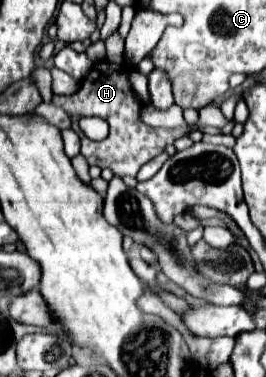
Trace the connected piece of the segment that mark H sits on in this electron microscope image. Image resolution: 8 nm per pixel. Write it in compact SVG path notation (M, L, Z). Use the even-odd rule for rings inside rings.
M102 61L98 65L92 67L92 71L84 77L78 93L70 95L70 97L60 97L54 95L52 103L56 107L62 107L70 119L72 119L72 129L80 135L82 139L82 155L86 157L89 166L97 165L98 167L108 167L114 171L114 175L124 177L124 175L132 175L136 177L136 173L140 171L140 167L144 163L148 163L150 159L154 159L156 155L160 155L164 151L166 145L174 143L178 137L186 135L186 129L154 129L144 125L138 119L138 111L140 111L140 103L136 101L136 95L132 93L132 87L128 83L128 71L122 69L120 65ZM82 115L96 115L102 117L104 121L108 121L110 125L110 135L104 141L90 141L78 127L78 119Z

